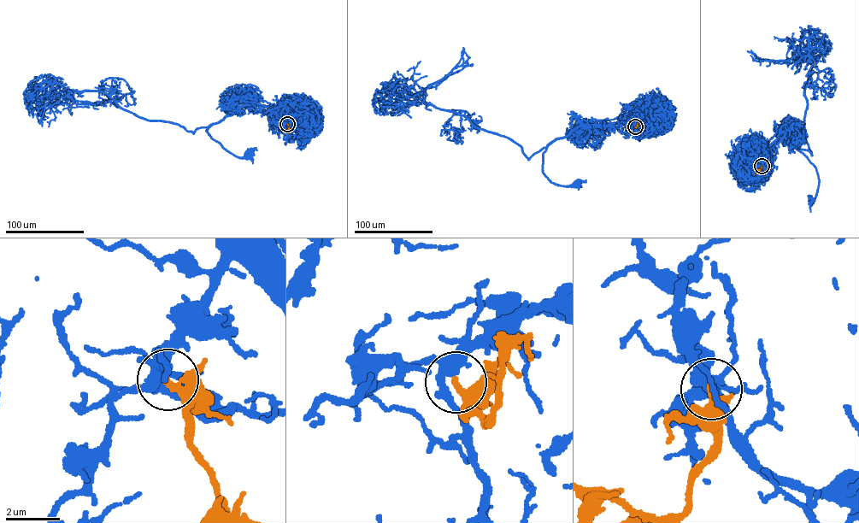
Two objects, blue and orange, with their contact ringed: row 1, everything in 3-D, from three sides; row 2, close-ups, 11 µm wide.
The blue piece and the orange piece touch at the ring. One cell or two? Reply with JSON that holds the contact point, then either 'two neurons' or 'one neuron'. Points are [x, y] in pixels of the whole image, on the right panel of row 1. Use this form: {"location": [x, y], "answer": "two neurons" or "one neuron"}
{"location": [761, 166], "answer": "one neuron"}

